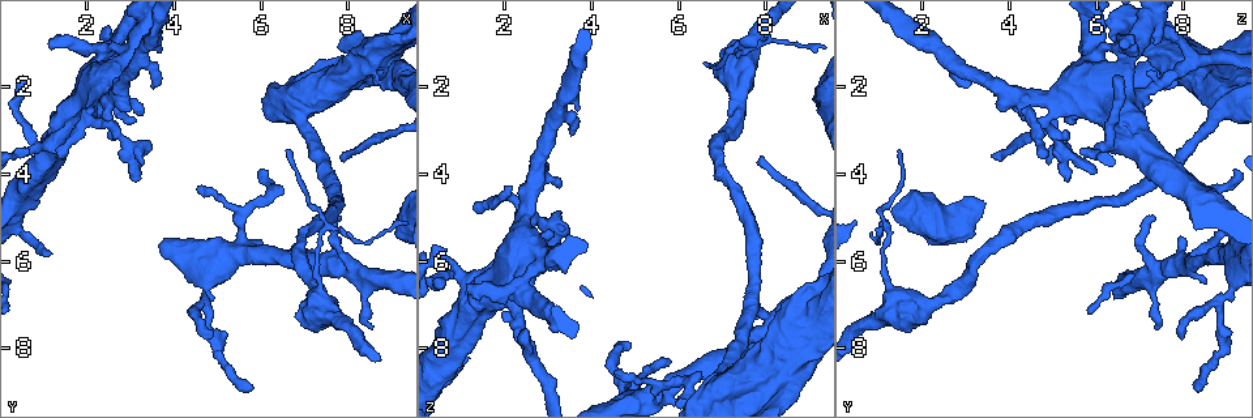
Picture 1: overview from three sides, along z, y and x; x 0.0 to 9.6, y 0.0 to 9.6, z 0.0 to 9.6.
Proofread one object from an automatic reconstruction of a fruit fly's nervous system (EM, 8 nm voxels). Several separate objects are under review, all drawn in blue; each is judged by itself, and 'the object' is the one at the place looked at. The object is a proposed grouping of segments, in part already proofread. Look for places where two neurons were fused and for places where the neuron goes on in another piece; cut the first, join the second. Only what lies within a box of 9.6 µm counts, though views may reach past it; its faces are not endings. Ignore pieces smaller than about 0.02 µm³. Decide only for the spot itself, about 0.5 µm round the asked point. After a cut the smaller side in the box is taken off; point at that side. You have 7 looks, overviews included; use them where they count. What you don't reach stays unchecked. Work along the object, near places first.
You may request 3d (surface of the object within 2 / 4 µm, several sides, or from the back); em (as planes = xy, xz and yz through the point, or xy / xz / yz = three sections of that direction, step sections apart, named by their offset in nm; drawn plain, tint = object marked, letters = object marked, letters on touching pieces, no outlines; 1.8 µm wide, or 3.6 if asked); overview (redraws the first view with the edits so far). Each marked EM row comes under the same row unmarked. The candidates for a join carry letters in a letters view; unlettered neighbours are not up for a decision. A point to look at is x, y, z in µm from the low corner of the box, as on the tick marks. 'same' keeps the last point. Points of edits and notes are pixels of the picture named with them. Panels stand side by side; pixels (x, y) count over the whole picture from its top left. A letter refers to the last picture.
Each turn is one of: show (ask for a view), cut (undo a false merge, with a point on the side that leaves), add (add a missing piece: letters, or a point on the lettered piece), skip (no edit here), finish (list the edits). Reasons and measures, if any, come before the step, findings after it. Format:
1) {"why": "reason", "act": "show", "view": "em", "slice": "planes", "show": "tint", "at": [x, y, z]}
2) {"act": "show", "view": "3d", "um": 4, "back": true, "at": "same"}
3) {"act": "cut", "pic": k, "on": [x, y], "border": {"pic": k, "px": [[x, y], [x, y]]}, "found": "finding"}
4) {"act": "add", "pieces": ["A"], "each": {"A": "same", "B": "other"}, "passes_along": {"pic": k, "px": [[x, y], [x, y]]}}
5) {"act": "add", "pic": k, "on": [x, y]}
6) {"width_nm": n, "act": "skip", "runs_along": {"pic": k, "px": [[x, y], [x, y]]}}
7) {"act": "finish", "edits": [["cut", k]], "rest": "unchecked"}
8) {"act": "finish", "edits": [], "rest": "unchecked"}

{"why": "sharp bend", "act": "show", "view": "em", "um": 3.6, "slice": "planes", "show": "letters", "at": [1.35, 3.25, 6.60]}

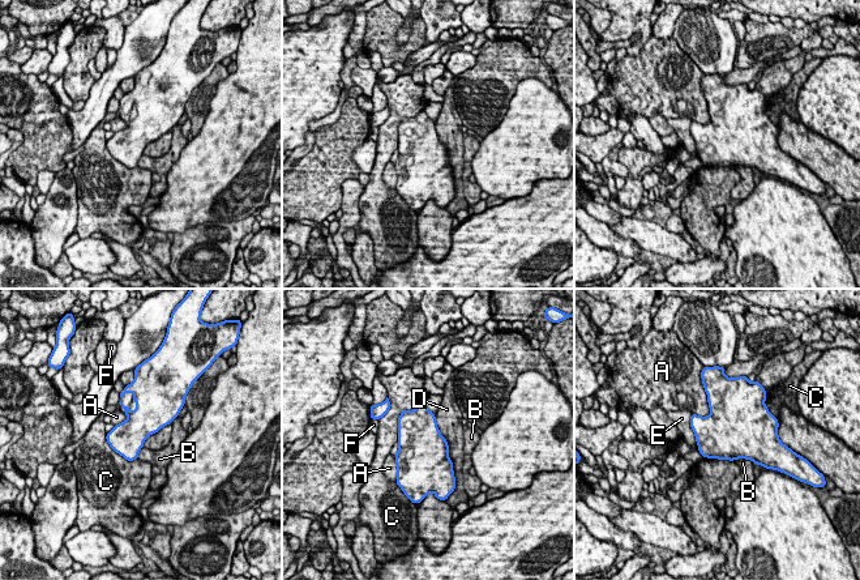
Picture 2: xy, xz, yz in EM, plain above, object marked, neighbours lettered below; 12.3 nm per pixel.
{"act": "skip", "each": {"A": "other", "B": "other", "C": "other", "D": "other", "E": "other", "F": "other"}, "border": {"pic": 2, "px": [[433, 414], [454, 472]]}, "found": "all the same neuron"}

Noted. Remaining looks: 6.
{"why": "sharp bend", "act": "show", "view": "3d", "um": 4, "at": [2.80, 1.65, 5.75]}

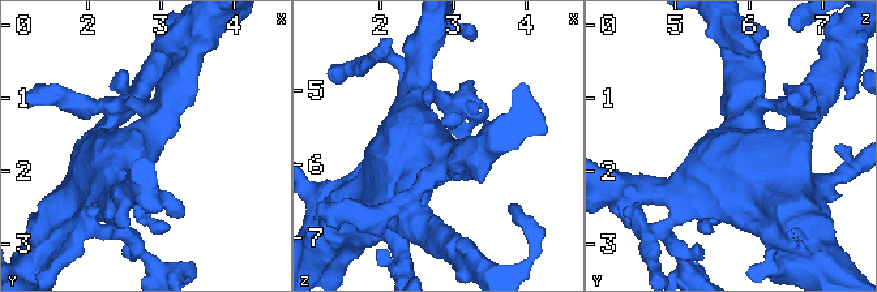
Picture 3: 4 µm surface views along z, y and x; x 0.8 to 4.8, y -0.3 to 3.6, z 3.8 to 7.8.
{"why": "shape alone is not enough", "act": "show", "view": "em", "um": 3.6, "slice": "yz", "step": 16, "show": "letters", "at": [2.75, 1.60, 5.75]}

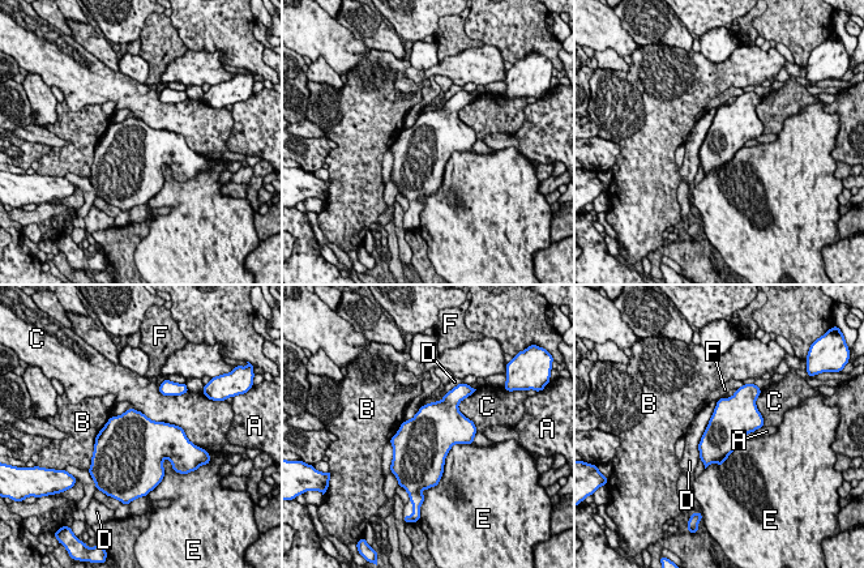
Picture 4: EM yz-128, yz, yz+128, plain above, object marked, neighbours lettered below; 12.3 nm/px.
{"width_nm": 480, "act": "skip", "each": {"A": "other", "B": "other", "C": "other", "D": "other", "E": "other", "F": "other"}, "border": {"pic": 4, "px": [[718, 401], [698, 444], [698, 458]]}, "found": "all the same neuron"}

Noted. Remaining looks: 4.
{"why": "free end", "act": "show", "view": "em", "slice": "xy", "step": 8, "show": "tint", "at": [3.50, 1.95, 3.05]}

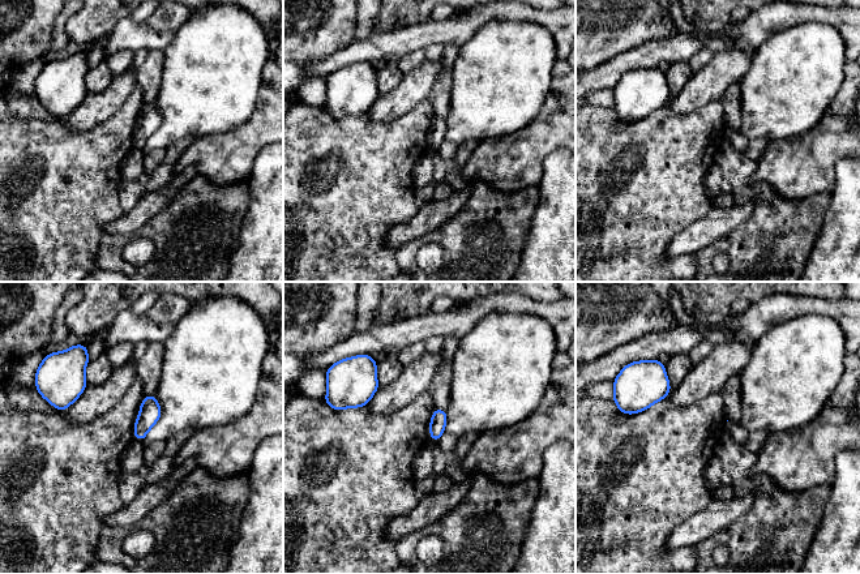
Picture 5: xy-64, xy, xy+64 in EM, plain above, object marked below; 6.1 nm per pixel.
{"why": "cut it another way", "act": "show", "view": "em", "slice": "planes", "show": "letters", "at": "same"}

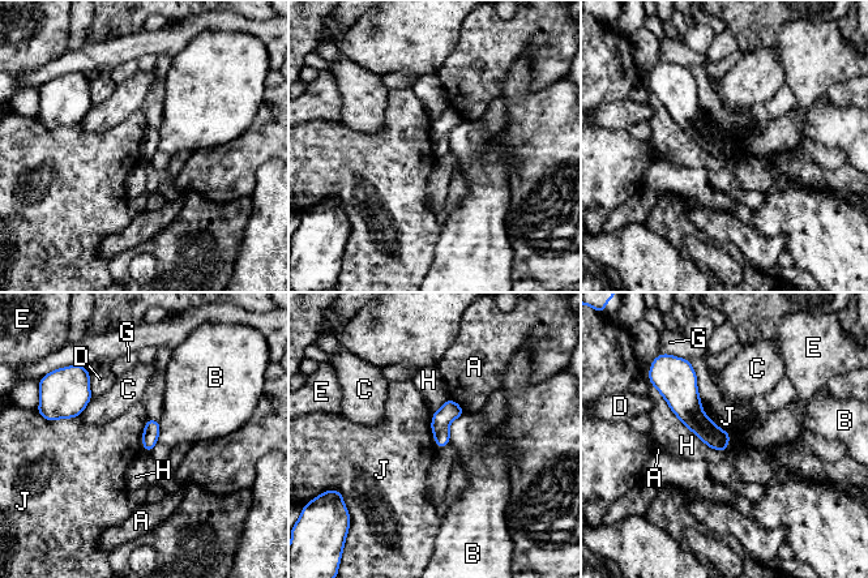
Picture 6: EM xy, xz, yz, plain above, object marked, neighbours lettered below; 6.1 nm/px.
{"act": "skip", "each": {"A": "other", "B": "other", "C": "other", "D": "other", "E": "other", "G": "other", "H": "other", "J": "other"}, "found": "none of them fits"}

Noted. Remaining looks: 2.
{"act": "finish", "edits": [], "rest": "unchecked"}

